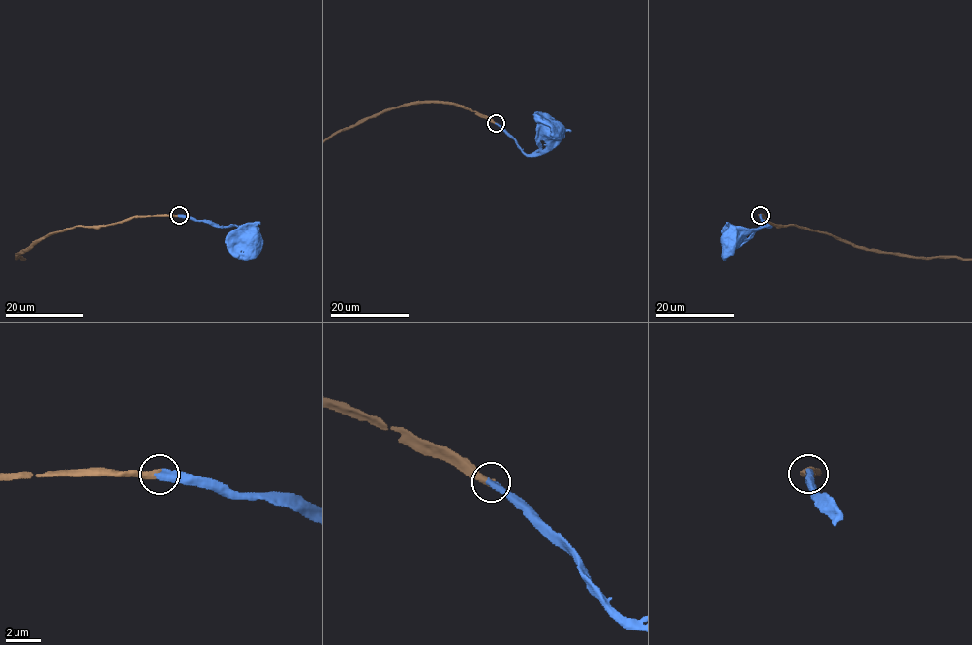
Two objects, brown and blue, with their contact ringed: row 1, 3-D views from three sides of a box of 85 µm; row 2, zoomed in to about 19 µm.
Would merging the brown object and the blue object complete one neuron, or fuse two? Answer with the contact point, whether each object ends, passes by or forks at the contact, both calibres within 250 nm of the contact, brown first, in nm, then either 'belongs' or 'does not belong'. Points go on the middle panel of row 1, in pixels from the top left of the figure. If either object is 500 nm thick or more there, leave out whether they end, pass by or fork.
at (496, 123); brown ends there; blue ends there; 360 nm thick on the brown side, 480 nm on the other; belongs

